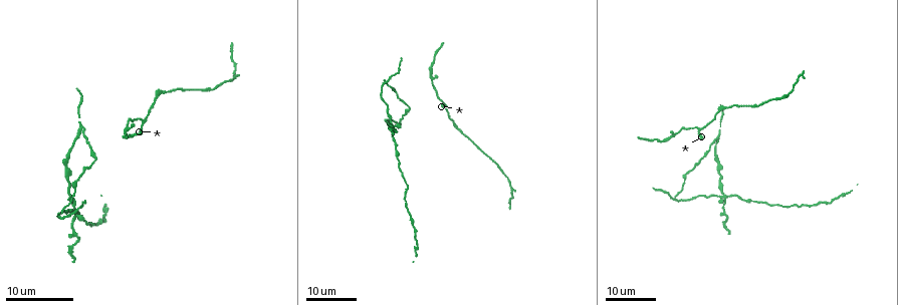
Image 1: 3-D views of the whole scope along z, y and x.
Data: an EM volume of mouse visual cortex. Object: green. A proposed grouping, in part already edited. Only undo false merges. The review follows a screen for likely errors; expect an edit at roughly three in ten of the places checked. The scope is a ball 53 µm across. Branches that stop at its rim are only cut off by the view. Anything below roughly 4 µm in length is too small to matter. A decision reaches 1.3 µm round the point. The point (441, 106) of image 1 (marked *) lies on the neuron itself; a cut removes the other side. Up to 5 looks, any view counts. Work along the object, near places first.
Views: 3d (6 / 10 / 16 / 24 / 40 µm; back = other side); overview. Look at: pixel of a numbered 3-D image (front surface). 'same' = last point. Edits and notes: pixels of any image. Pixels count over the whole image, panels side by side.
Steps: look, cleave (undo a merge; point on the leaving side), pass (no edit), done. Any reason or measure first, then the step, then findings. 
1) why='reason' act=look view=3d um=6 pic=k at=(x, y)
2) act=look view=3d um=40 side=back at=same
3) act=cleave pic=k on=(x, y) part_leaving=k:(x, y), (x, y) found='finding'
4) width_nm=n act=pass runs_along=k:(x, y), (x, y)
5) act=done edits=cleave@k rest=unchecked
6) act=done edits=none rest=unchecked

why='a fork' act=look view=3d um=16 pic=1 at=(699, 127)

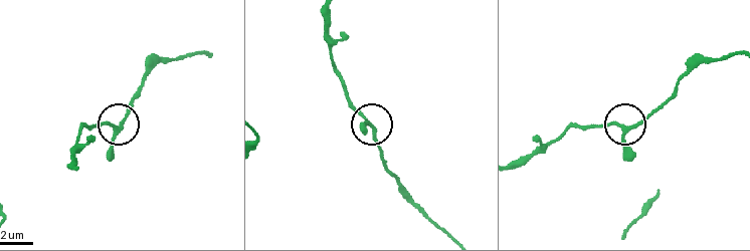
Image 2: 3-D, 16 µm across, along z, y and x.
act=look view=3d um=6 pic=2 at=(118, 128)

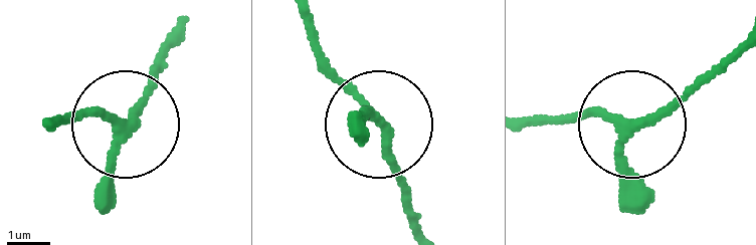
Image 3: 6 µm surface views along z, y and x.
side_arm_um=15 act=pass runs_along=3:(641, 189), (623, 128), (552, 117) found='all the same neuron'

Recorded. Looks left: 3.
act=look view=3d um=16 pic=1 at=(724, 196)

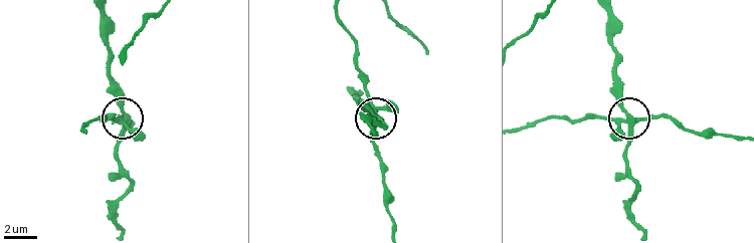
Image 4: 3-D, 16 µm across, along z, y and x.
act=look view=3d um=10 pic=4 at=(120, 123)

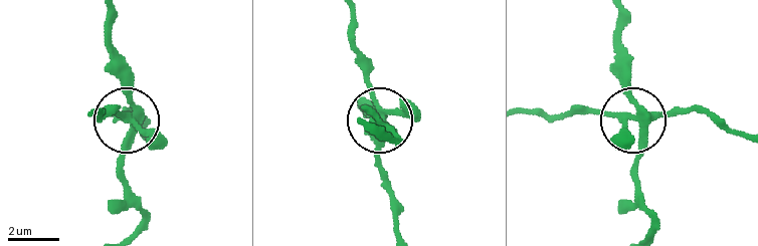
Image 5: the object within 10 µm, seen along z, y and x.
side_arm_um=18 act=pass runs_along=5:(619, 10), (621, 68), (634, 114), (628, 120), (572, 114) found='one neuron here'

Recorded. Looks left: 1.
act=done edits=none rest=unchecked

